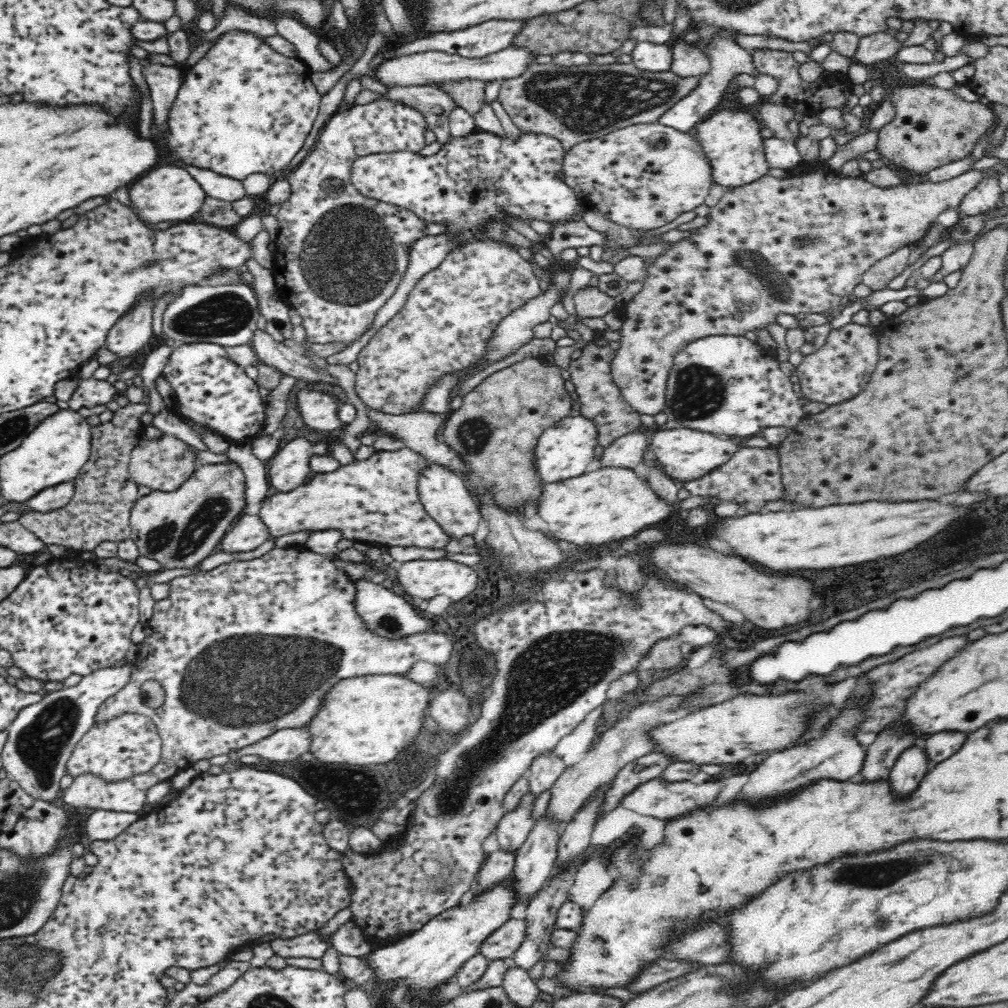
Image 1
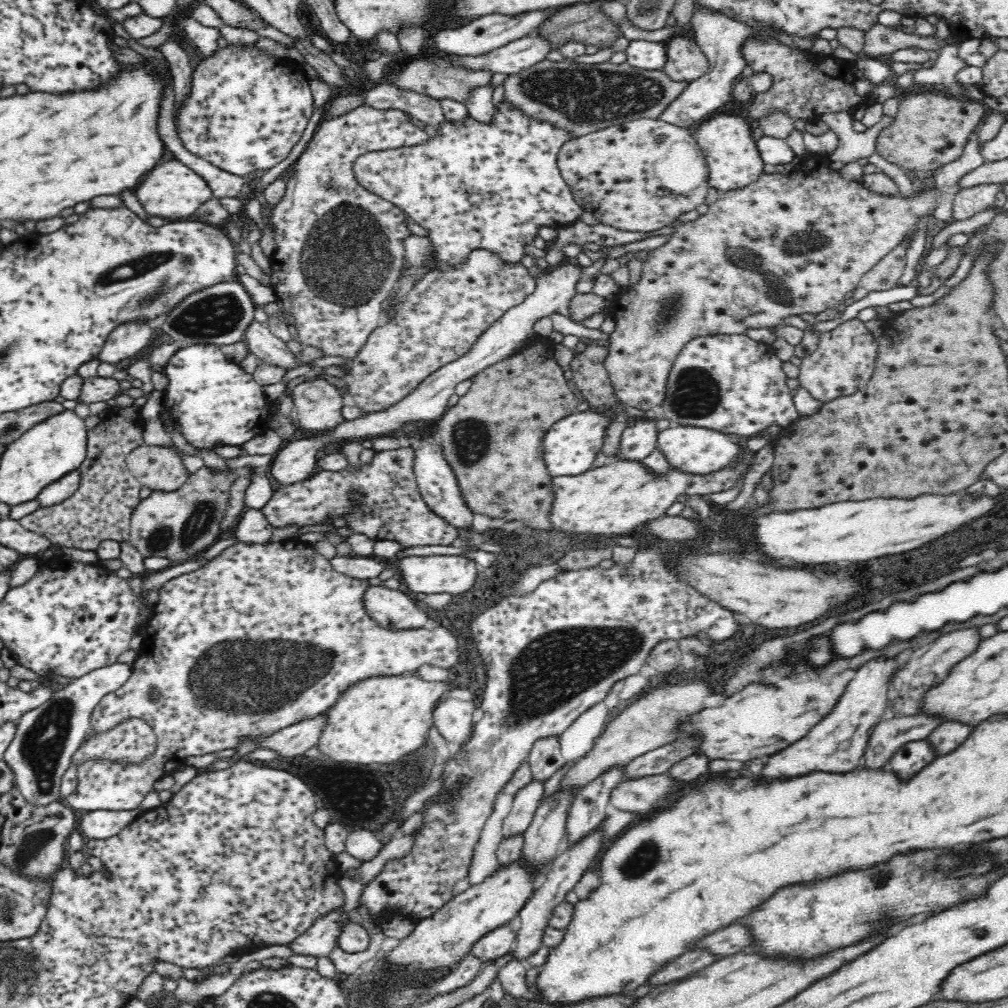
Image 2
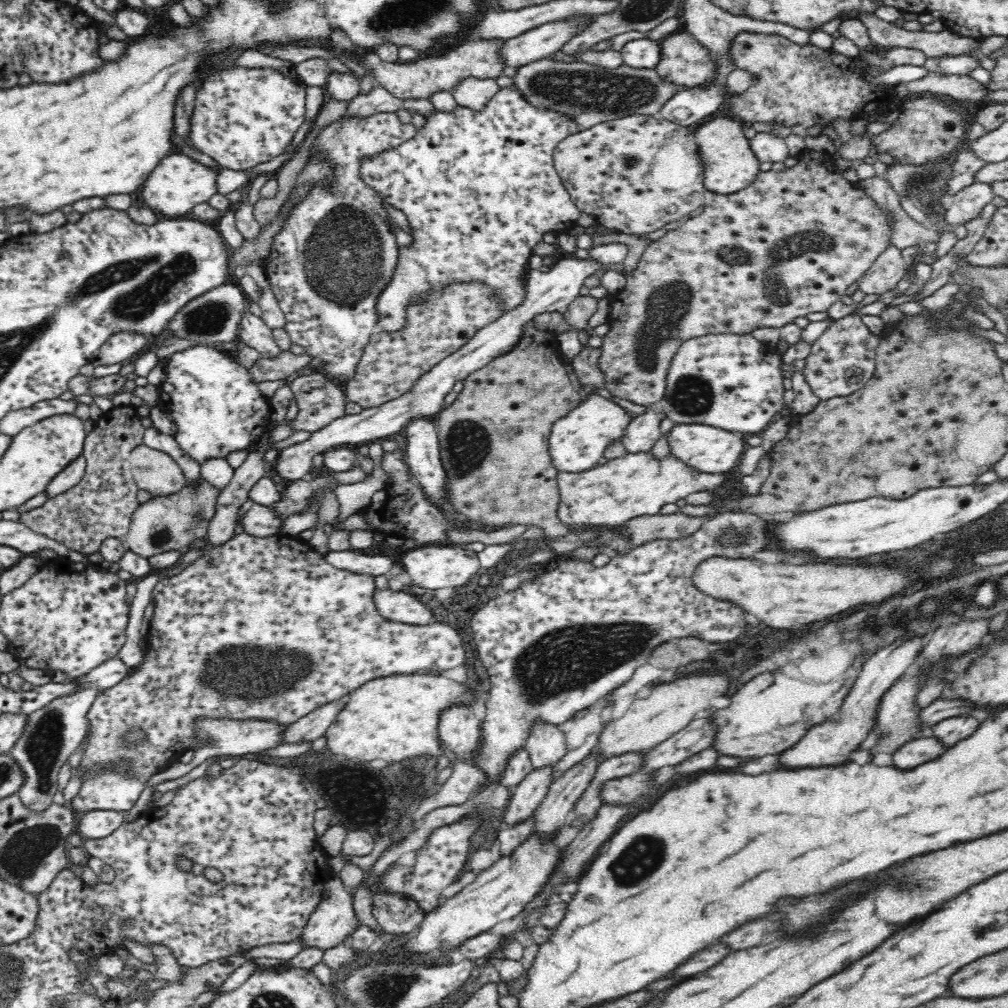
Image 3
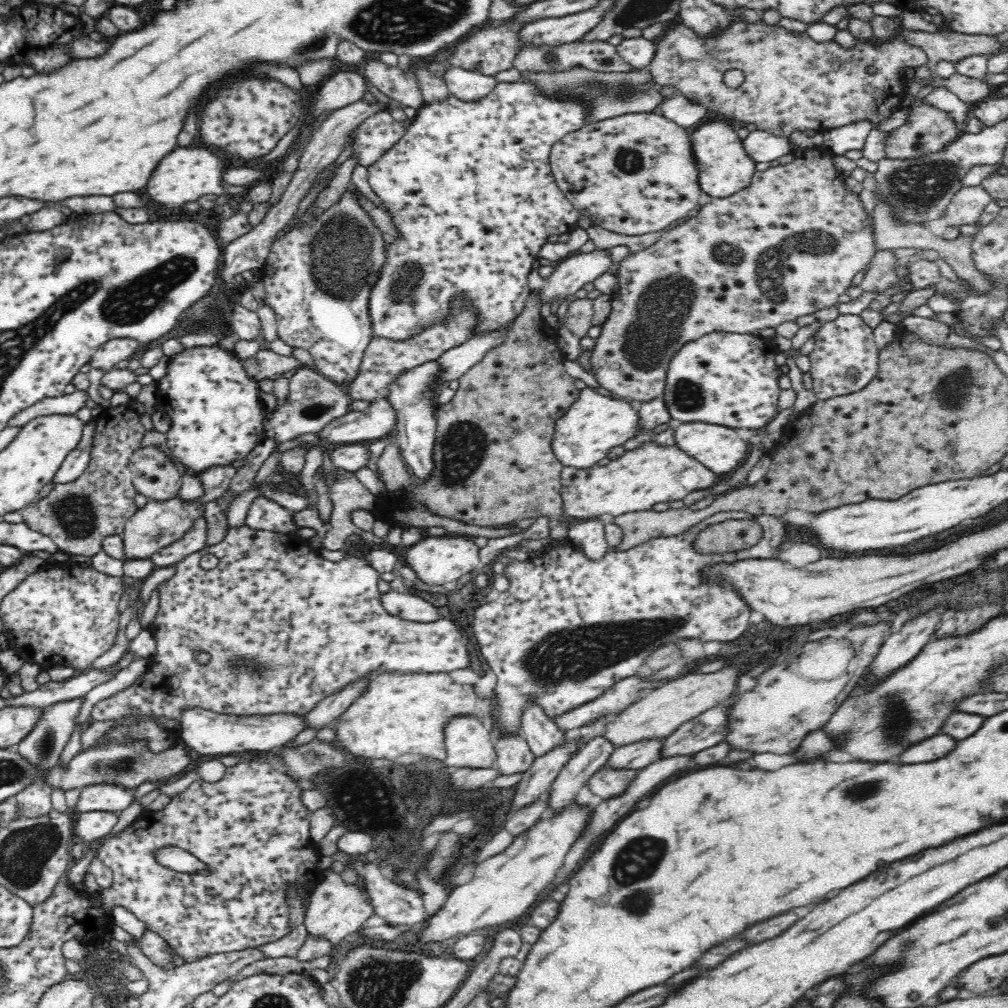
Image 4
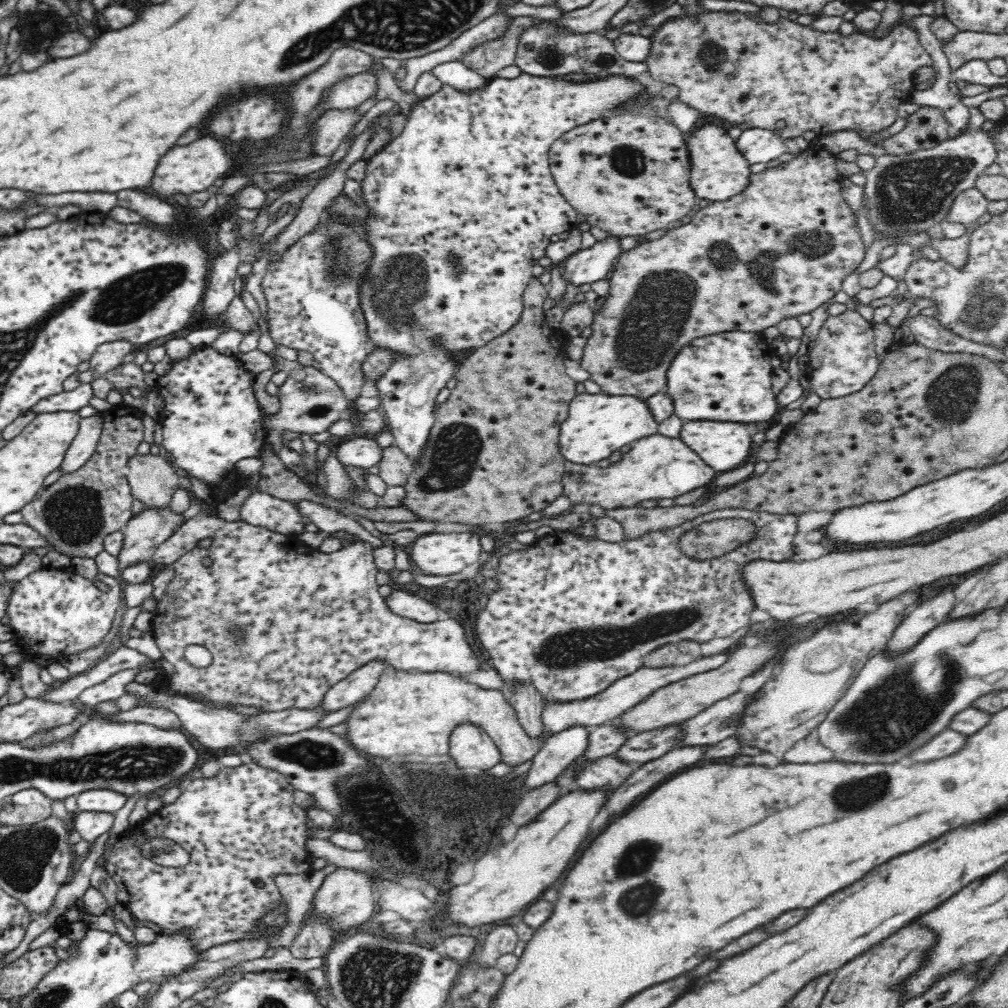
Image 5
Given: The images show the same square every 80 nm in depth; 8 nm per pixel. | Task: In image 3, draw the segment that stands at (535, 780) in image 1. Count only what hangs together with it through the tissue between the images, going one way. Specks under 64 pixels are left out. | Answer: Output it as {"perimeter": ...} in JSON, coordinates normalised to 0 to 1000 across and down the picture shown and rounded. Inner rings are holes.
{"perimeter":[[[532,720],[522,735],[521,744],[530,764],[549,762],[563,748],[561,729],[556,721]]]}

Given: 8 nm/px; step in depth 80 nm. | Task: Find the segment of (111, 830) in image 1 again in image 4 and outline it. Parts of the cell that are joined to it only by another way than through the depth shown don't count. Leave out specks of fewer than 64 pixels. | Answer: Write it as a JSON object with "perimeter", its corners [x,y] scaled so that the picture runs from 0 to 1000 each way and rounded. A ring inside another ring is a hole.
{"perimeter":[[[99,804],[77,806],[77,813],[75,813],[75,819],[72,820],[73,827],[77,828],[82,835],[91,835],[91,833],[102,831],[109,827],[117,815],[117,811],[118,807]]]}

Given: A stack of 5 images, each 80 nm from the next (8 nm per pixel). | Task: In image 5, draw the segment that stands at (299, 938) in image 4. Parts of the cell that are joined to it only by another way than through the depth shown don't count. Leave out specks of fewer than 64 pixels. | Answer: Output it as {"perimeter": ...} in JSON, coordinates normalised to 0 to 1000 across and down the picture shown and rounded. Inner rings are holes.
{"perimeter":[[[325,856],[320,863],[312,867],[294,867],[294,869],[276,869],[274,877],[284,896],[284,915],[274,929],[266,933],[267,945],[274,944],[278,939],[288,941],[294,928],[300,923],[301,917],[308,906],[310,891],[322,870],[335,863],[333,857]]]}

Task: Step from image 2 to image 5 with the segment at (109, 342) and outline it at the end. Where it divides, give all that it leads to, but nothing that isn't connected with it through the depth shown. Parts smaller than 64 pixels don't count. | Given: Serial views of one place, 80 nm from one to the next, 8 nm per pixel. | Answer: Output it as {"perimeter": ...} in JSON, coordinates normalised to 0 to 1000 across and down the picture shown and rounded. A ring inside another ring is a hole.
{"perimeter":[[[125,337],[100,341],[89,354],[89,367],[78,371],[80,381],[90,381],[94,375],[122,361],[123,353],[131,350],[135,342]]]}

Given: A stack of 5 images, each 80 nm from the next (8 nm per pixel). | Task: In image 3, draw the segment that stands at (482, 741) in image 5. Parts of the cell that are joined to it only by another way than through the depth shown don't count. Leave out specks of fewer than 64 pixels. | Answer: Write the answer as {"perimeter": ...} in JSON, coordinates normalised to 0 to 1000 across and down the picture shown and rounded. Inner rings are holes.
{"perimeter":[[[448,698],[437,708],[437,732],[446,746],[466,753],[475,742],[477,715],[466,698]]]}

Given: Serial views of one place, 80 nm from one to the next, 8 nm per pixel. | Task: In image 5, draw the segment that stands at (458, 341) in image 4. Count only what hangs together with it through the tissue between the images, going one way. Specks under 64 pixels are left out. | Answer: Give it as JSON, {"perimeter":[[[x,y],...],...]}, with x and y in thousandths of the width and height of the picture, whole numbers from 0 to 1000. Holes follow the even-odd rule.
{"perimeter":[[[368,343],[362,359],[359,359],[360,377],[366,376],[374,385],[375,379],[383,373],[390,361],[405,354],[402,349],[391,349],[382,343]]]}

